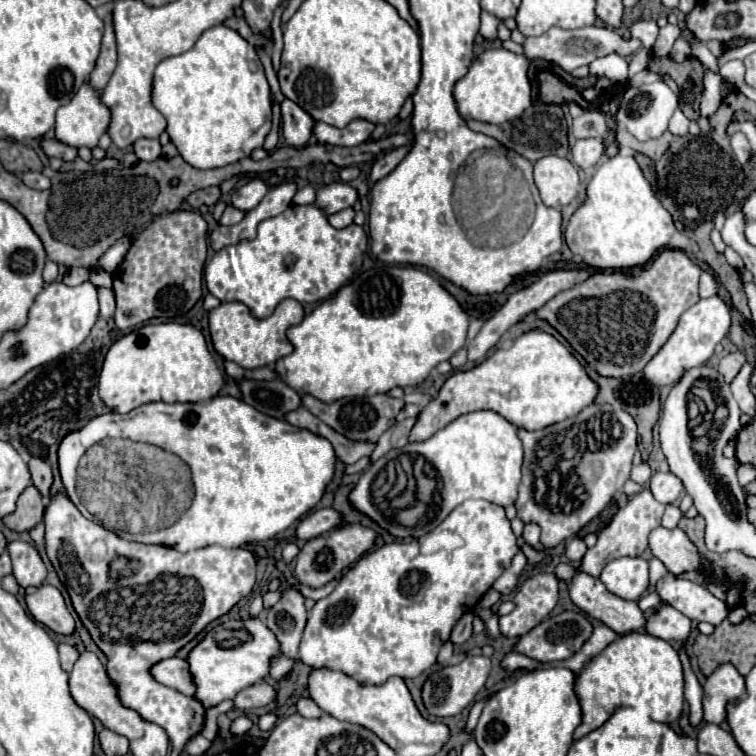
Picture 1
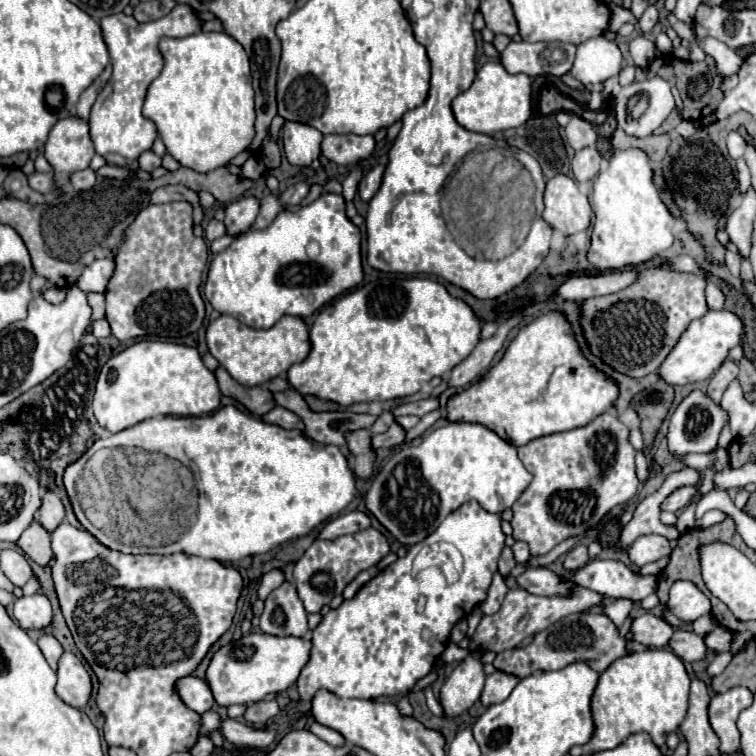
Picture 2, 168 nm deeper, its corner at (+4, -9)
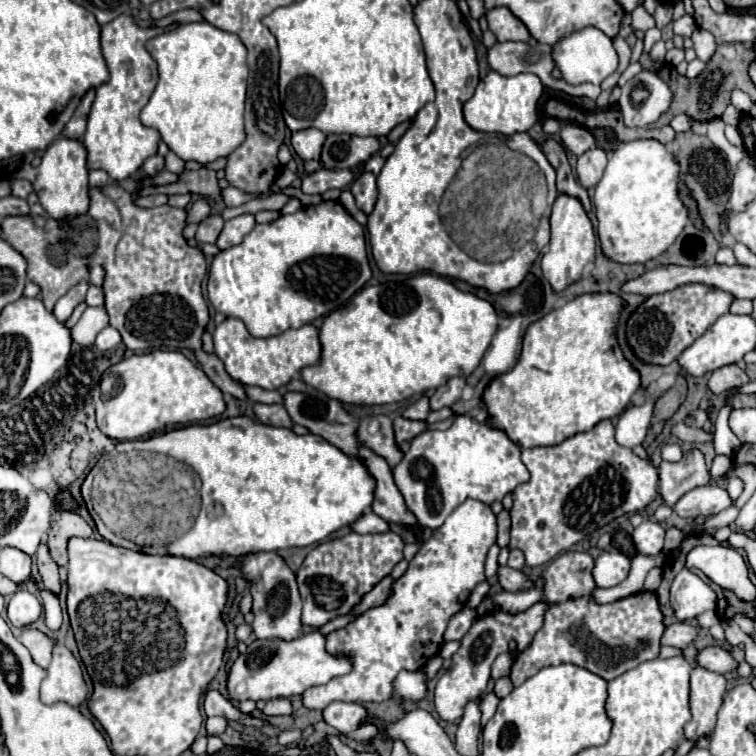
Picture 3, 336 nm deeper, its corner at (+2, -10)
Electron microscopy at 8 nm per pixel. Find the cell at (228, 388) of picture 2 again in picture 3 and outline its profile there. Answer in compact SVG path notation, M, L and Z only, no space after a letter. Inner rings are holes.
M110 184L110 186L106 186L106 188L90 188L90 216L94 218L94 222L96 222L96 226L98 226L98 234L100 234L100 238L98 238L98 250L96 250L96 260L100 260L102 268L104 268L104 272L106 272L106 278L104 278L106 312L108 312L108 316L110 316L110 326L114 326L114 328L120 332L120 336L122 336L126 348L130 348L130 350L134 350L134 352L152 350L152 348L158 348L158 350L160 350L160 348L172 348L172 350L182 350L182 348L186 348L186 350L192 350L194 356L196 356L196 360L198 360L198 366L206 372L206 376L208 376L222 392L228 392L228 394L232 394L232 396L236 396L236 398L240 398L240 400L246 400L246 394L244 394L242 384L240 384L240 382L234 382L234 380L226 374L224 364L218 360L218 356L216 356L216 354L208 354L208 352L202 350L202 332L204 332L204 328L206 328L206 324L208 324L208 304L206 304L206 300L204 300L204 296L202 296L200 284L202 284L202 280L204 280L204 276L206 276L206 272L208 272L208 266L206 266L206 260L204 260L202 252L200 252L198 248L190 248L190 246L186 244L184 236L182 236L182 228L184 228L184 224L186 224L186 210L182 210L182 208L172 208L172 206L168 206L168 204L156 206L156 208L138 208L138 206L132 202L132 196L130 196L124 188Z

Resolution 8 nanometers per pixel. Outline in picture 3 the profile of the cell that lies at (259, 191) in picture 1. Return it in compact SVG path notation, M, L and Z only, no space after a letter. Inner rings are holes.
M244 214L244 216L236 216L232 220L228 220L216 240L216 246L220 250L226 250L226 248L232 248L234 244L240 244L244 240L244 236L254 228L256 220L252 214Z

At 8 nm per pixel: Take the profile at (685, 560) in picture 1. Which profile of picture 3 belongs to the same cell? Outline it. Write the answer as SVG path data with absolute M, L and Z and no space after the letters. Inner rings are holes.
M644 520L632 534L632 540L638 548L638 552L646 554L646 556L656 556L662 546L664 546L664 534L666 534L666 528L658 522L652 522L652 520Z

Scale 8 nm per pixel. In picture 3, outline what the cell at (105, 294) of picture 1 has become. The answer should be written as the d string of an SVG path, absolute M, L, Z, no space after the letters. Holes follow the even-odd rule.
M106 326L106 328L96 336L96 346L98 346L100 350L112 350L112 348L116 348L120 342L122 342L122 338L120 338L118 330L112 328L112 326Z

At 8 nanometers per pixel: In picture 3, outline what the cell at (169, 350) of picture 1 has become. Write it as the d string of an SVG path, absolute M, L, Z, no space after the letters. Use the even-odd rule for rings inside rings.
M178 350L134 354L110 366L94 390L96 424L112 440L140 440L156 432L210 420L226 410L222 392Z

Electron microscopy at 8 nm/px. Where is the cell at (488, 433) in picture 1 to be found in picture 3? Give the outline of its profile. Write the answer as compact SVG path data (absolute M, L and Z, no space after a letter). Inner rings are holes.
M456 416L448 430L426 430L418 434L410 448L404 452L402 462L396 466L396 486L402 492L408 510L418 518L422 528L438 528L452 514L456 506L460 506L466 498L476 498L484 504L492 504L502 500L508 492L512 492L518 484L530 478L526 466L520 460L520 446L514 444L506 432L472 420L470 416Z

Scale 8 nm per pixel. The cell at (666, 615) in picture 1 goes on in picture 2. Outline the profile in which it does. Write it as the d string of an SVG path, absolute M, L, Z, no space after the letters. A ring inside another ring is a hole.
M676 629L672 633L672 639L668 641L670 649L682 659L682 661L698 661L698 659L704 659L706 657L706 645L702 641L702 637L698 637L696 633L692 631L686 631L686 629Z

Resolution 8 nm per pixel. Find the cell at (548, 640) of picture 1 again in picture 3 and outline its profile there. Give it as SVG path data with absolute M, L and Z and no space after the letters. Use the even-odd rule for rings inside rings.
M564 552L540 574L544 580L540 602L546 602L548 608L544 612L544 624L532 638L532 644L512 664L510 680L514 686L546 666L564 662L582 666L604 680L614 680L638 664L658 658L662 632L666 630L658 596L642 590L610 604L598 604L592 598L596 588L592 568L594 558L588 552Z

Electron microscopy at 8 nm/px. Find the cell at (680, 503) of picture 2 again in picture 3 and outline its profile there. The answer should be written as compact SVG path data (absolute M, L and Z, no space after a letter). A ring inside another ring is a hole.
M710 482L706 486L698 486L698 488L690 490L688 494L684 494L676 502L674 512L680 518L696 520L700 516L714 516L732 504L734 504L734 500L728 496L728 492L724 488L720 488L718 484Z

